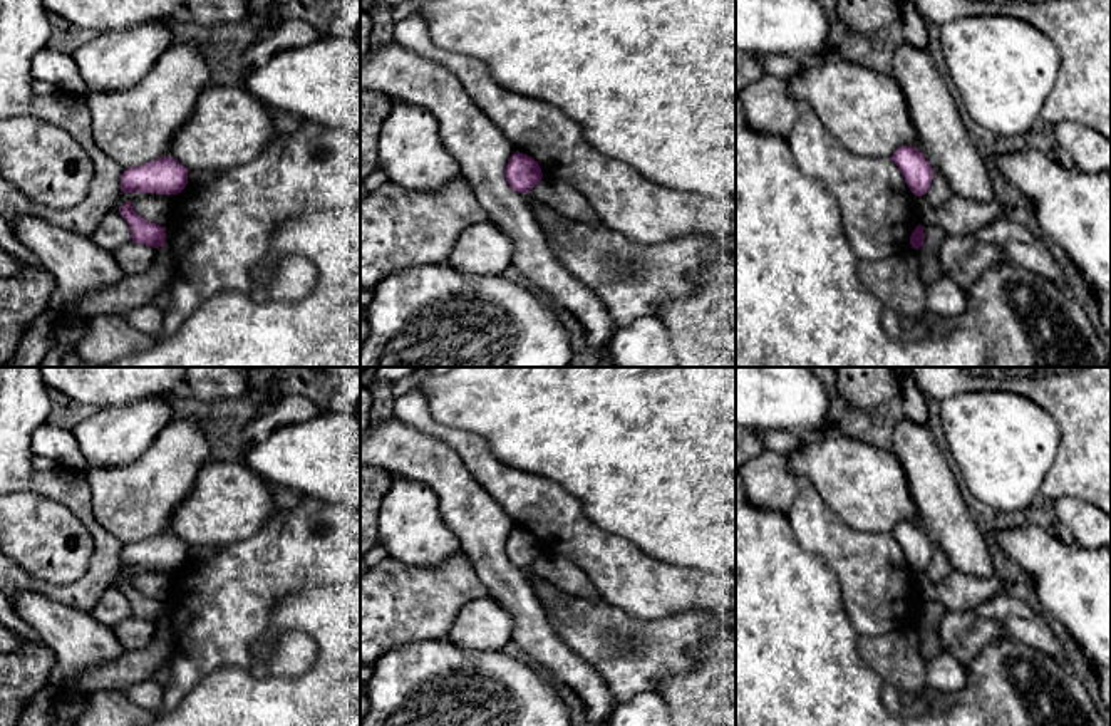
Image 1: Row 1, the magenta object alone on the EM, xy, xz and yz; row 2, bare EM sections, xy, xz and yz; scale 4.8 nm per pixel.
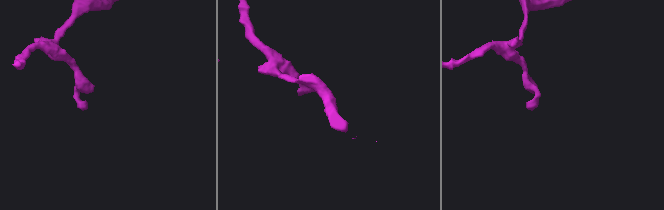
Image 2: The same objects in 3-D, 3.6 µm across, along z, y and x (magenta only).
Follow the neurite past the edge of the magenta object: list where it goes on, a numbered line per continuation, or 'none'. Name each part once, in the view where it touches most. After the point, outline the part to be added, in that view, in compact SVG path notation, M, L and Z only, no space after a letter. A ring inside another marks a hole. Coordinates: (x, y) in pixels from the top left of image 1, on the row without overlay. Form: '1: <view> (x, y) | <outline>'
none

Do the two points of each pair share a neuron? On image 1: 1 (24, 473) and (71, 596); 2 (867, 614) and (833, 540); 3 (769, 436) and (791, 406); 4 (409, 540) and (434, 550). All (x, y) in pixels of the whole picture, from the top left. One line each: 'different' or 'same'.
1: same
2: same
3: different
4: same

